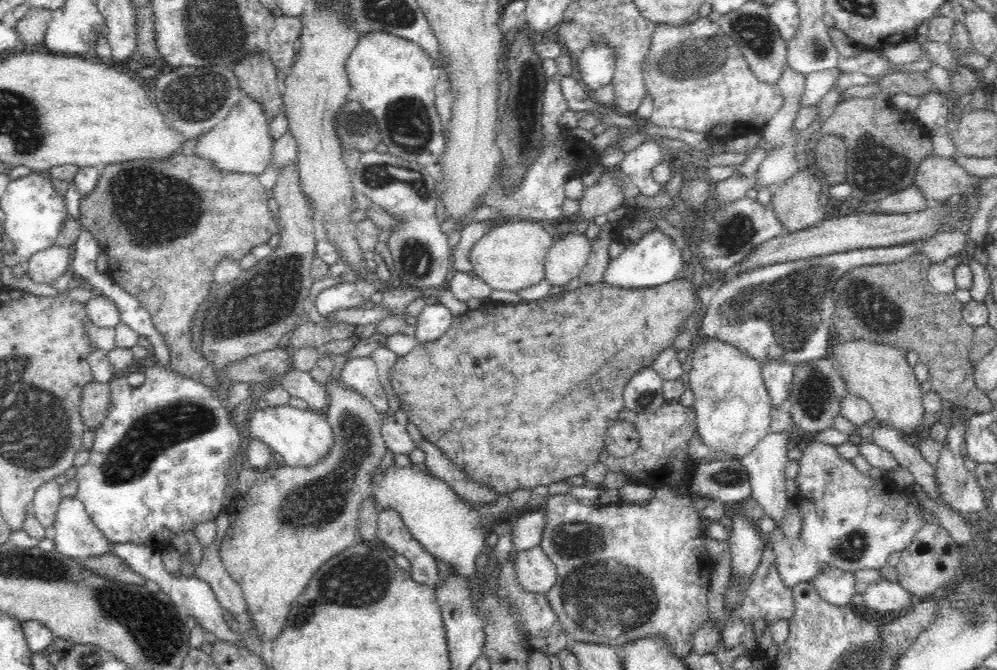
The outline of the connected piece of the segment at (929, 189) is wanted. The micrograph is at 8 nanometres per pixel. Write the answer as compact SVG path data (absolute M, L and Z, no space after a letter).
M930 155L918 165L913 186L926 200L948 200L978 188L981 179L972 176L949 156Z

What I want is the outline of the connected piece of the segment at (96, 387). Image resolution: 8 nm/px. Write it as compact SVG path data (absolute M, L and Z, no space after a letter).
M93 381L83 389L81 395L81 416L86 429L96 430L106 419L110 407L110 384Z

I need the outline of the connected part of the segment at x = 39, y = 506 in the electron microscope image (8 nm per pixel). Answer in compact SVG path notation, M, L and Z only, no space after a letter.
M54 480L42 484L35 492L32 502L35 518L42 524L42 527L46 528L49 532L52 532L52 527L56 521L62 499L63 496L60 493L60 485Z

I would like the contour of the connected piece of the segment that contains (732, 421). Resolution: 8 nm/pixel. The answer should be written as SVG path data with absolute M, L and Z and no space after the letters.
M701 336L690 350L686 367L702 441L712 453L726 452L738 459L750 454L771 432L770 411L774 407L762 377L762 366L743 358L737 348Z

